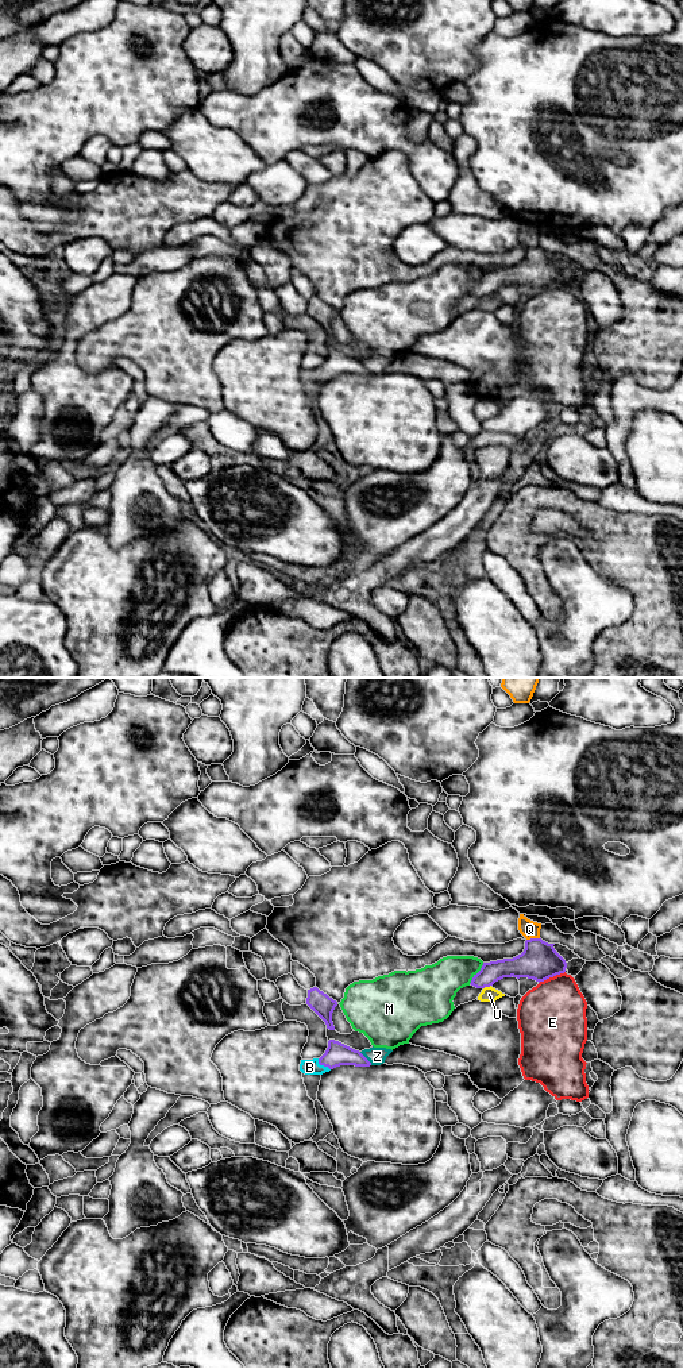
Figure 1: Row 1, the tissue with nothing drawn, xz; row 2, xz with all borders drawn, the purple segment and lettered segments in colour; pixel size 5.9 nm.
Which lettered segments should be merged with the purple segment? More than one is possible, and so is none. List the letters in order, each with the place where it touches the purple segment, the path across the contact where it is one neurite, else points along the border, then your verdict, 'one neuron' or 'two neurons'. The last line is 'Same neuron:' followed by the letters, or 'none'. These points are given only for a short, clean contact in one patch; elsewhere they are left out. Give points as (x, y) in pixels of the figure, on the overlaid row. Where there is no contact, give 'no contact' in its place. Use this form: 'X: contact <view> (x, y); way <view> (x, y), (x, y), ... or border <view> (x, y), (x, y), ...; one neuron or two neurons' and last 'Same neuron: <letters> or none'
B: contact xz (323, 1064); way xz (336, 1053), (323, 1064), (309, 1067); one neuron
E: contact xz (551, 976); border xz (564, 971), (539, 983); two neurons
M: contact xz (477, 974); two neurons
Q: contact xz (532, 938); two neurons
U: contact xz (486, 986); two neurons
Z: contact xz (366, 1059); way xz (336, 1053), (366, 1059), (377, 1056); one neuron
Same neuron: B, Z

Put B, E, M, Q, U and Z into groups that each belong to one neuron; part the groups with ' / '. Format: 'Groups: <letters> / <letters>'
Groups: B Z / E / M / Q / U

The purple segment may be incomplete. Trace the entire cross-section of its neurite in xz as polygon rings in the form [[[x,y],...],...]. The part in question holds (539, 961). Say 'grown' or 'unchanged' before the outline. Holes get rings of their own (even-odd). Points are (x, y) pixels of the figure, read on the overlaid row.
unchanged; [[[541,938],[525,941],[525,949],[513,959],[503,959],[483,963],[481,971],[474,975],[471,986],[485,988],[493,986],[503,977],[528,977],[544,982],[556,975],[564,973],[566,960],[555,950],[555,944],[548,944]]]

